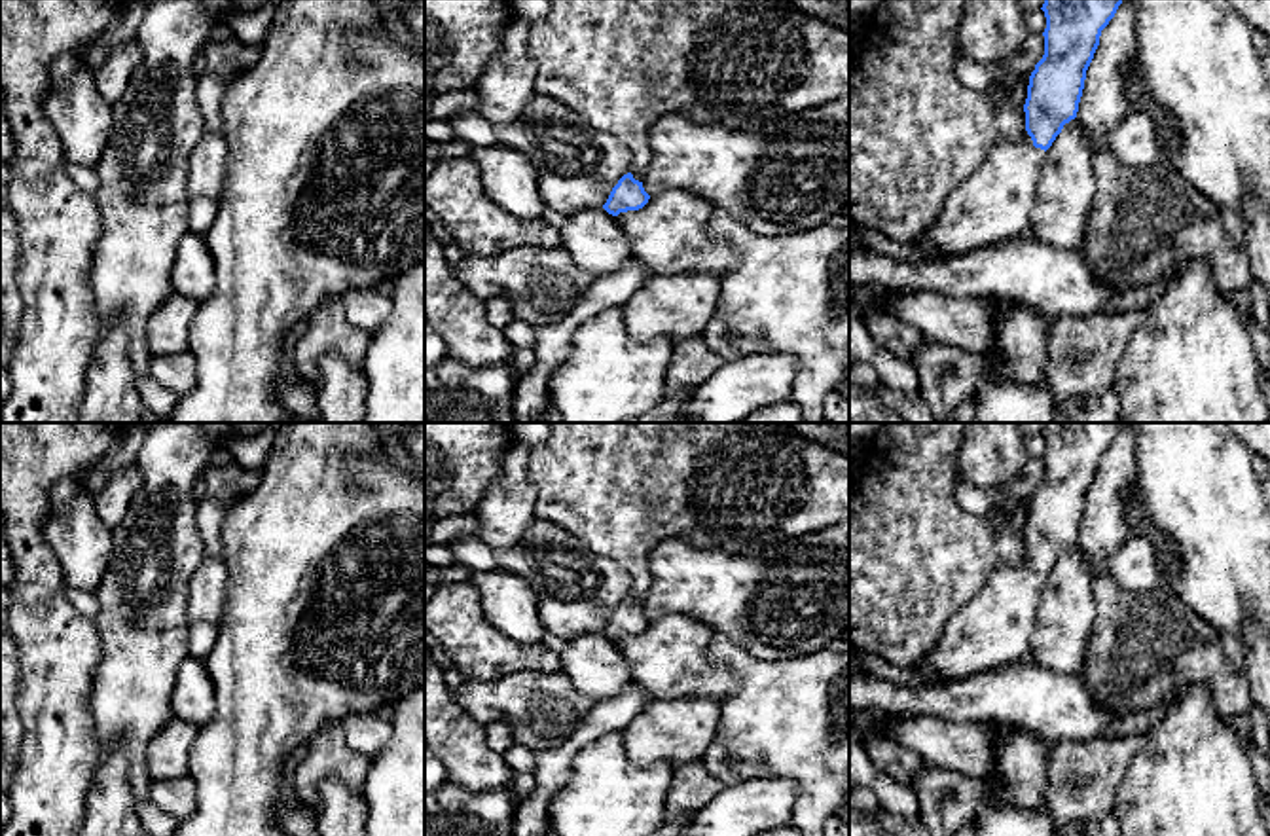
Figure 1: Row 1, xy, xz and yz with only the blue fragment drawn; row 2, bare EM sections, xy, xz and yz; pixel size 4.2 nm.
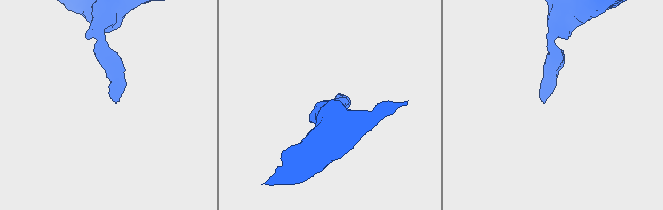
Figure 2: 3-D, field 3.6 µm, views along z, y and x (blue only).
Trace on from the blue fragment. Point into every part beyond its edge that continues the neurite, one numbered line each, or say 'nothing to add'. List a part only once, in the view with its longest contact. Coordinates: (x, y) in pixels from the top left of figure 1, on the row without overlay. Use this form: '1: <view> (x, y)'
1: yz (994, 628)

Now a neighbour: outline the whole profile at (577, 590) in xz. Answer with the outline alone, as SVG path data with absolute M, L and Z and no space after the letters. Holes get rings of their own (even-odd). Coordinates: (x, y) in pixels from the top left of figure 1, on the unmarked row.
M538 518L516 548L497 552L497 563L533 586L542 627L563 641L603 633L612 612L631 595L626 569L593 554L563 527Z

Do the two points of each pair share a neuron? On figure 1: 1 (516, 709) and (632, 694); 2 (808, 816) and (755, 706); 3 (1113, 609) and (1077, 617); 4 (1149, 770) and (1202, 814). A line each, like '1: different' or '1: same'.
1: different
2: same
3: different
4: same

